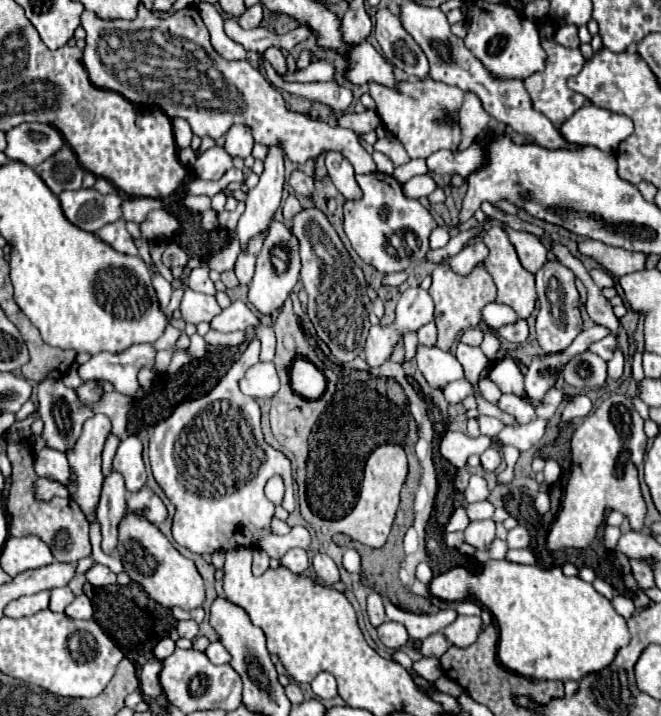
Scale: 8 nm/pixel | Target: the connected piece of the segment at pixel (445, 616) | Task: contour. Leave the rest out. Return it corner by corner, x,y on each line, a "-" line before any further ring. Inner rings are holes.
389,601
385,602
385,613
390,621
402,623
406,627
408,635
412,639
416,639
416,641
422,641
428,635
442,631
446,625
450,625
458,617
456,609
452,609
452,607
442,609
442,611
438,611
438,613
432,615
417,615
399,609

